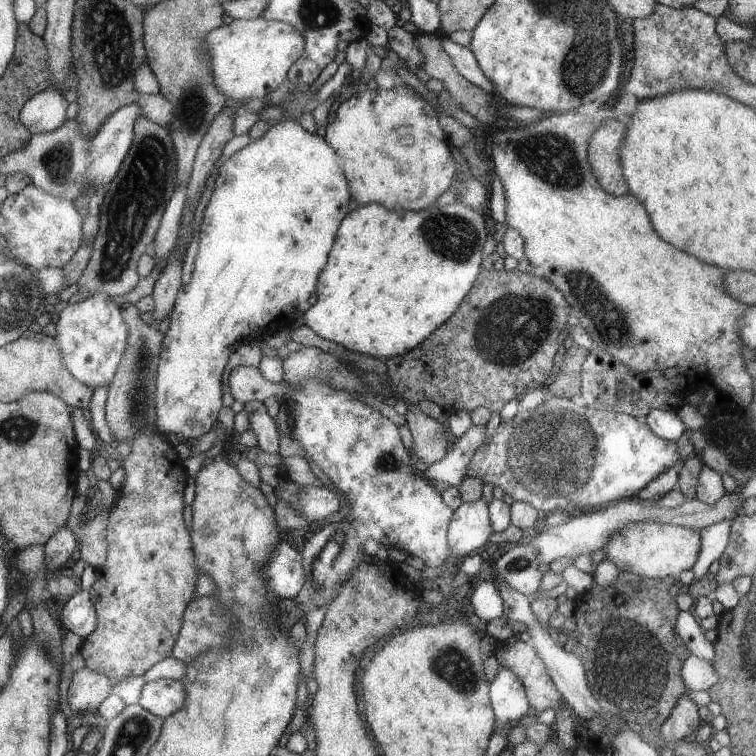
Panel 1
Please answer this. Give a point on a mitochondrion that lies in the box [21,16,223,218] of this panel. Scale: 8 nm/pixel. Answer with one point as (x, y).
(191, 112)

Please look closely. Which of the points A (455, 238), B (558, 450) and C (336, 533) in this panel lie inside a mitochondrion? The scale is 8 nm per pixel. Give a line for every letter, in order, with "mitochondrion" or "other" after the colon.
A: mitochondrion
B: mitochondrion
C: mitochondrion

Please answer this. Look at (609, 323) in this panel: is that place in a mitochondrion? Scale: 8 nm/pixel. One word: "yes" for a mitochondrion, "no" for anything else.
yes

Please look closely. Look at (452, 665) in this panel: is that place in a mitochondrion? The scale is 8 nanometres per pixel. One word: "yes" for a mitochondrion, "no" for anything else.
yes

